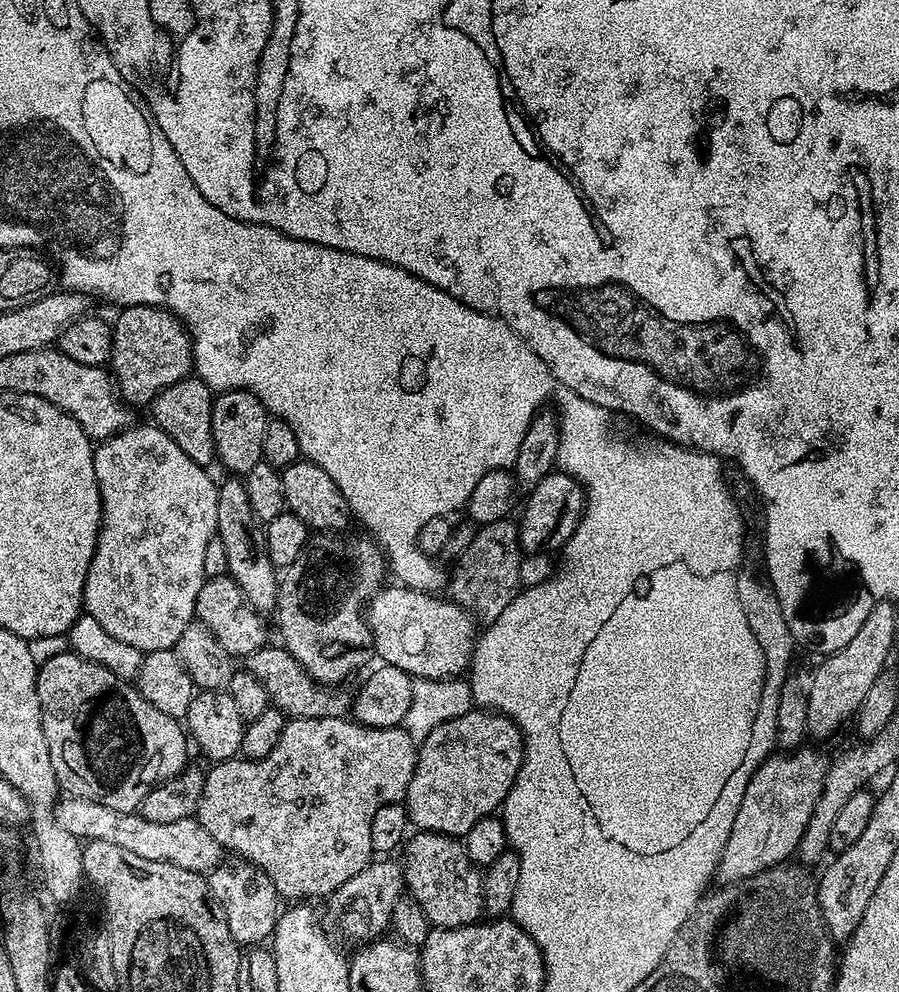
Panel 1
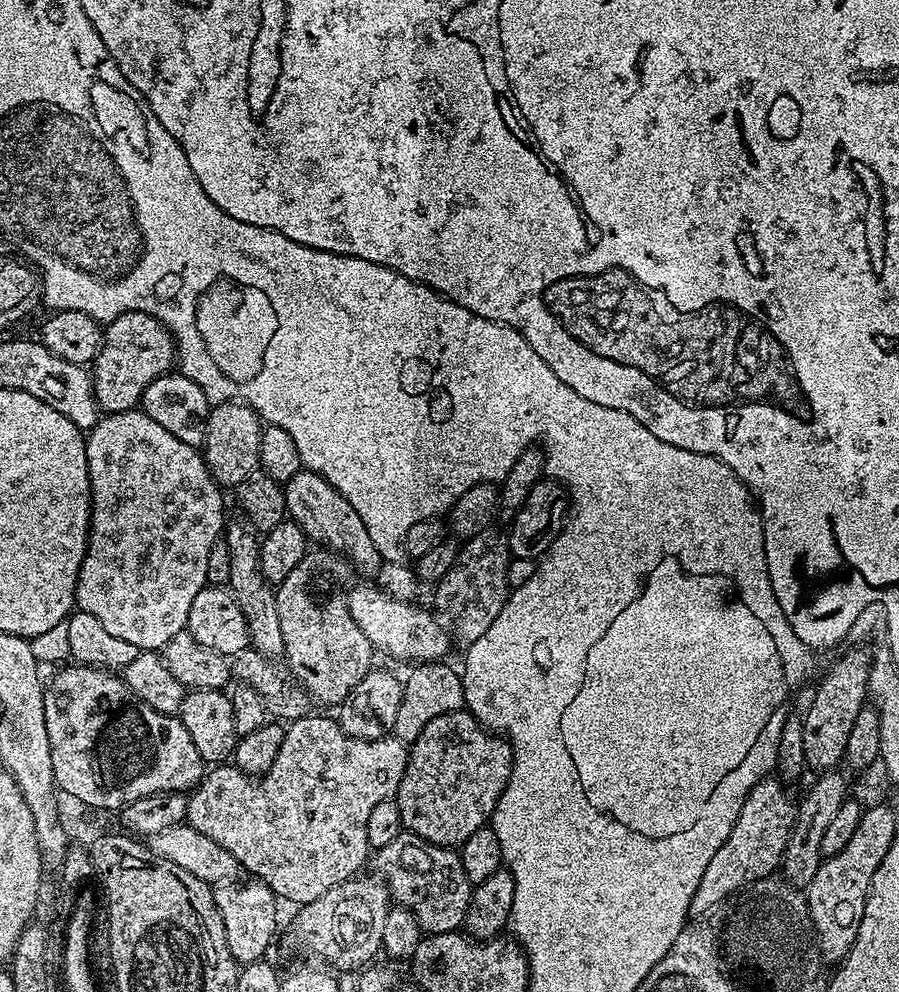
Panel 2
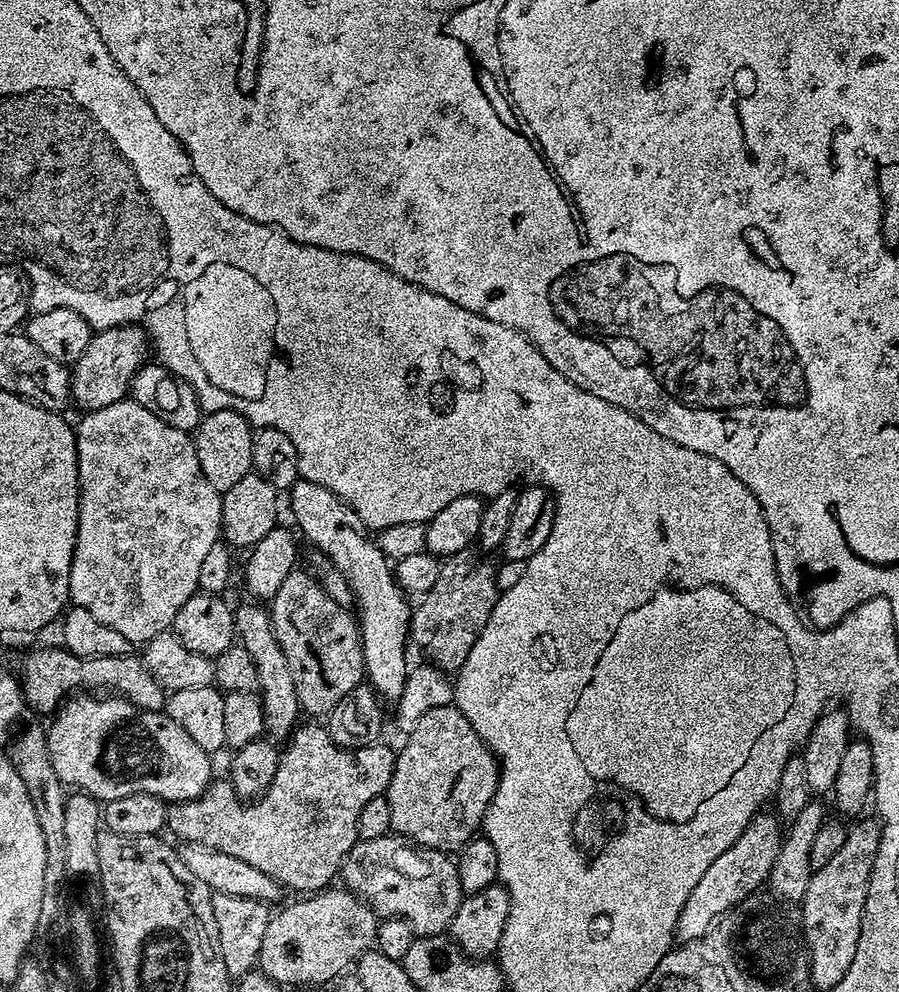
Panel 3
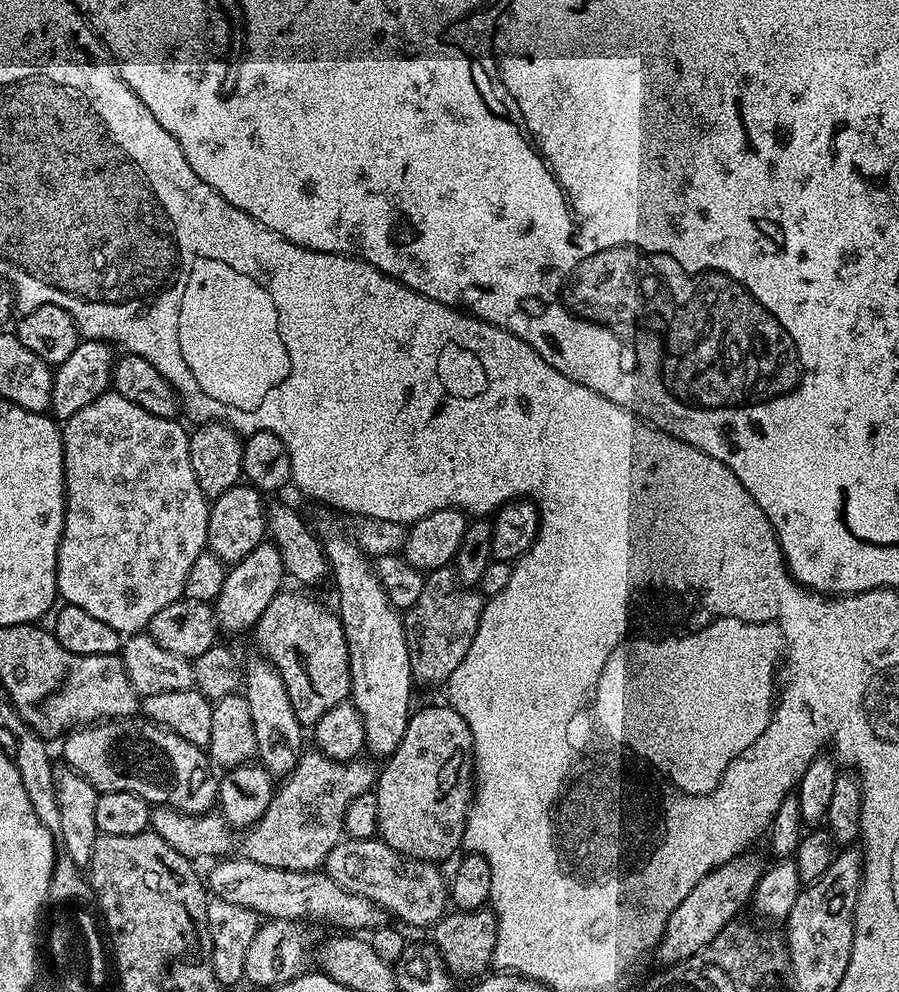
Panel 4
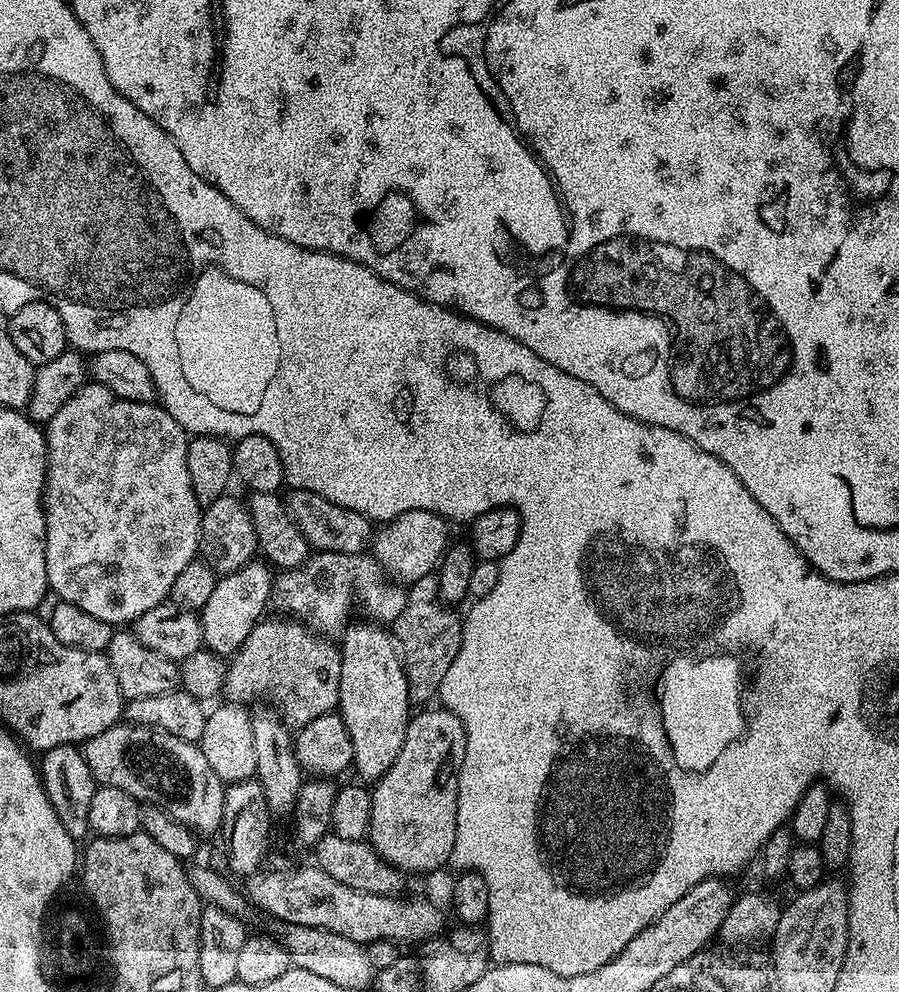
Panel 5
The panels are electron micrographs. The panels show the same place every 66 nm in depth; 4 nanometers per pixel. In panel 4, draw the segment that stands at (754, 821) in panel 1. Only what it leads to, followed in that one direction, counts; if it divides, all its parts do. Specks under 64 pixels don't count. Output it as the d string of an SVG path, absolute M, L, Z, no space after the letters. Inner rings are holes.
M749 850L741 856L730 858L730 862L706 874L706 878L697 882L694 890L690 890L690 894L686 894L686 898L678 902L678 910L670 914L660 943L654 949L654 956L661 960L661 965L676 964L679 960L698 954L698 950L714 942L717 934L741 915L743 908L749 907L766 867L765 861L760 861L754 853L755 851Z

